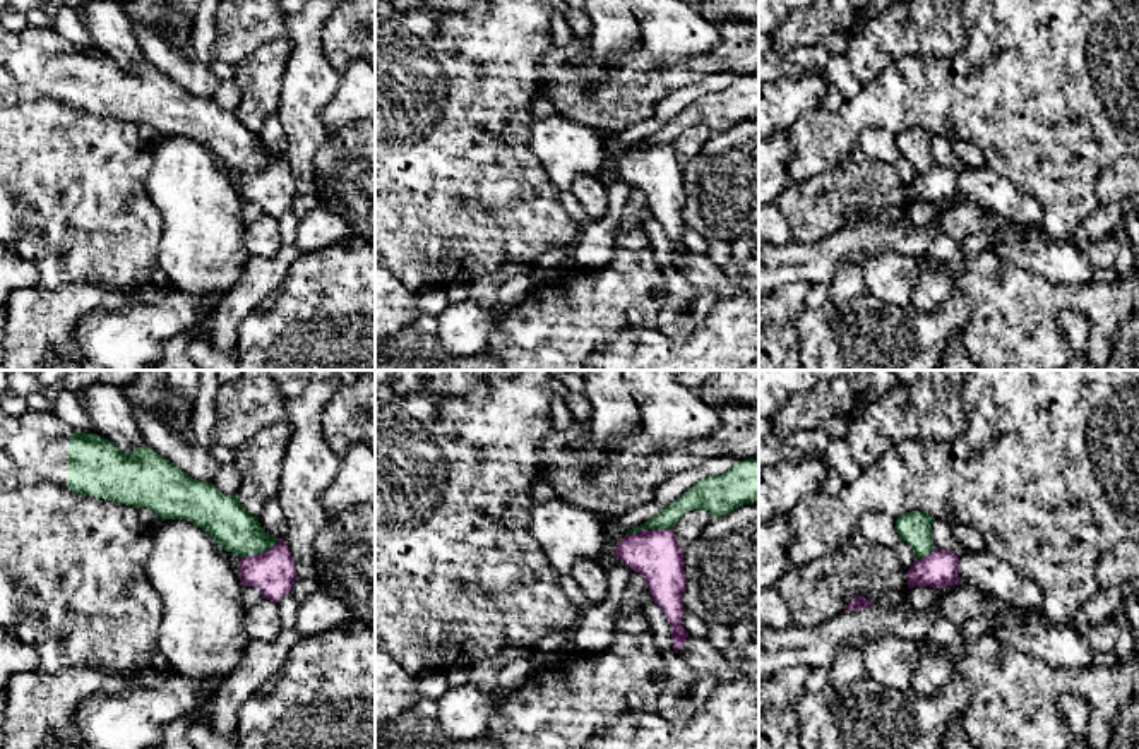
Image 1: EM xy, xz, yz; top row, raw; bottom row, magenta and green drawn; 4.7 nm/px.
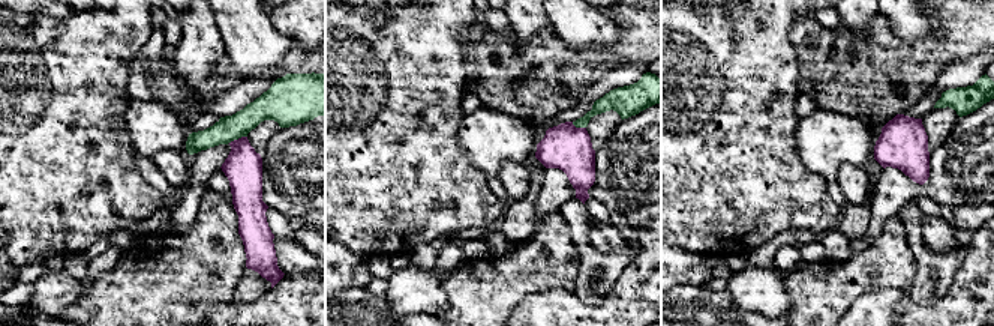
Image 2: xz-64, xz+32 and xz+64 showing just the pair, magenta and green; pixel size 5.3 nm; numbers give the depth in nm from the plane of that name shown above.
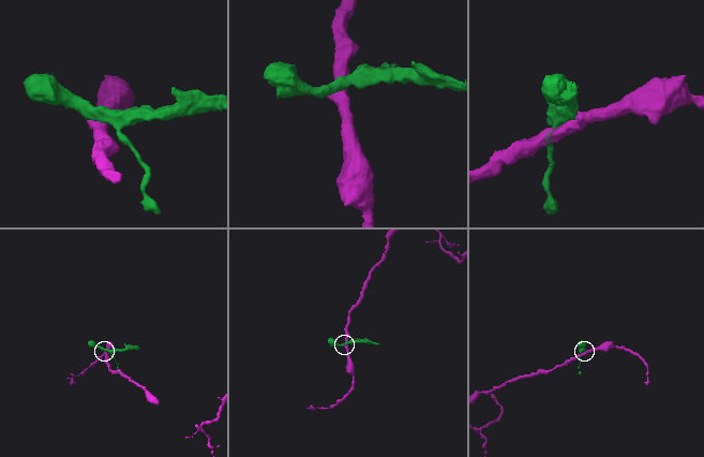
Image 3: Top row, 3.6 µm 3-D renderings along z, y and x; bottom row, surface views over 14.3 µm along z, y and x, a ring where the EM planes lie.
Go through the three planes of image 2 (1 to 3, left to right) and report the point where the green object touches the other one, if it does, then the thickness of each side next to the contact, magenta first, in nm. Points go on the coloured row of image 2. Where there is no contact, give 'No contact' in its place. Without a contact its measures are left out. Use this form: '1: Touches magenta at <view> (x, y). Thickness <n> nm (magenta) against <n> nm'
1: Touches magenta at xz-64 (237, 140). Thickness 200 nm (magenta) against 150 nm
2: Touches magenta at xz+32 (579, 128). Thickness 240 nm (magenta) against 110 nm
3: No contact

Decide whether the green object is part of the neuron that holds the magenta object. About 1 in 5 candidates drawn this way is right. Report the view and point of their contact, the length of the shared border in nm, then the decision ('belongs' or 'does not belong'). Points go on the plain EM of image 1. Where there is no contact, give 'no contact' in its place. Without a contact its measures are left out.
xz (648, 146) | 220 nm | does not belong

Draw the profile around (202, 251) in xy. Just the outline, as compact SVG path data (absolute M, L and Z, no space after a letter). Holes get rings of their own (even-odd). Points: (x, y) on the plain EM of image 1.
M164 135L152 144L152 166L144 185L163 219L158 264L171 290L190 295L197 303L207 297L224 297L240 283L250 254L242 218L243 201L221 163L187 135Z

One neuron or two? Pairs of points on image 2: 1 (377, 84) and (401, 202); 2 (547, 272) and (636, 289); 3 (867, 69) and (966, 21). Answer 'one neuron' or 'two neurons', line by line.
1: one neuron
2: two neurons
3: one neuron

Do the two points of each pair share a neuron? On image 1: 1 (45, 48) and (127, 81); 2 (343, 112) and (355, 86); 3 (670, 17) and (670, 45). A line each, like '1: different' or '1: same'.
1: same
2: same
3: same

